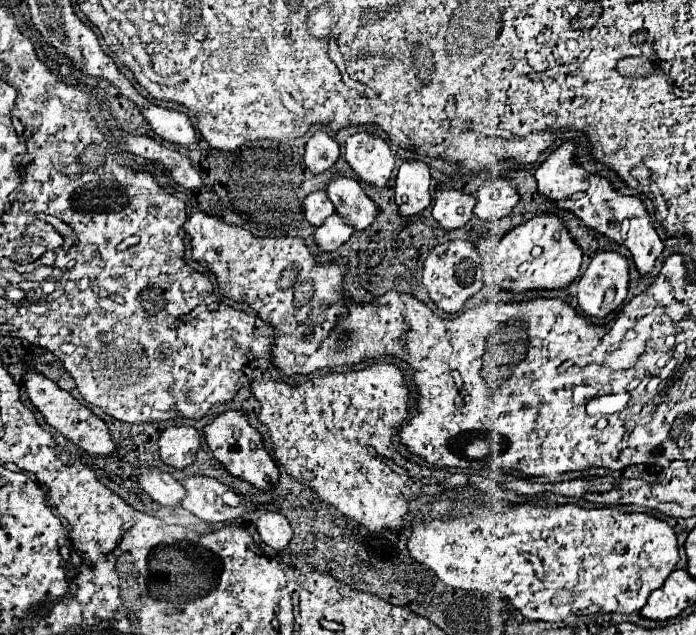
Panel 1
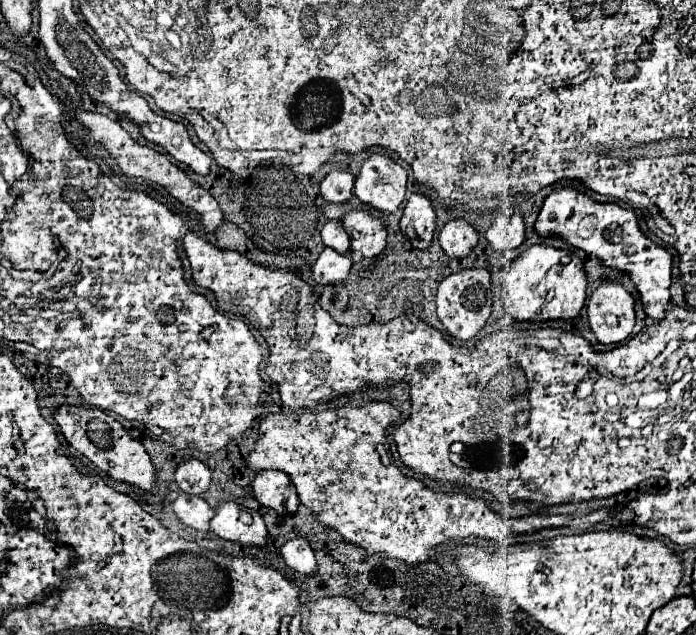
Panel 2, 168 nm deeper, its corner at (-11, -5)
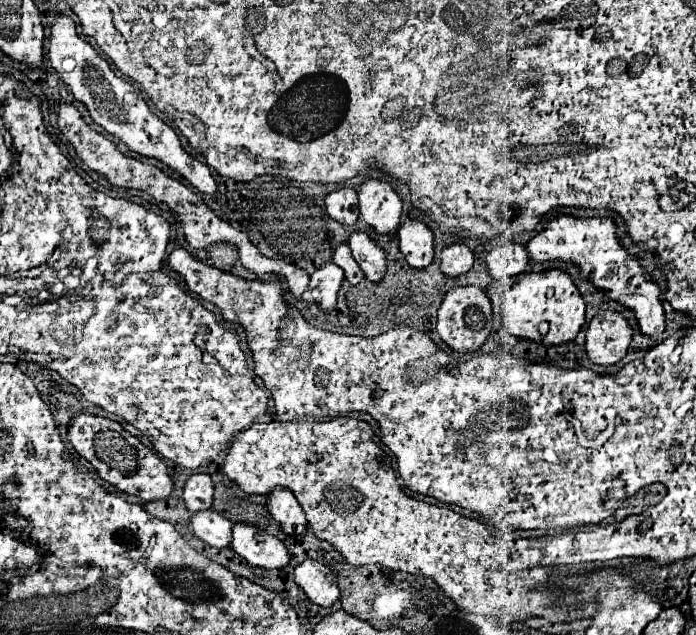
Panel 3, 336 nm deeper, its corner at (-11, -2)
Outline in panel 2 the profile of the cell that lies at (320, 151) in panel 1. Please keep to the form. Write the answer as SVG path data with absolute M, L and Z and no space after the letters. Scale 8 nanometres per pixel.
M331 170L321 182L321 196L331 204L345 204L353 196L353 174L347 170Z

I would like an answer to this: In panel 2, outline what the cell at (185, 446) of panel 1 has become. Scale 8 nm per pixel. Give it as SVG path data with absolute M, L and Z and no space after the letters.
M191 458L191 460L185 460L183 464L179 464L175 480L177 480L181 492L191 494L191 496L201 496L209 490L211 470L203 462Z

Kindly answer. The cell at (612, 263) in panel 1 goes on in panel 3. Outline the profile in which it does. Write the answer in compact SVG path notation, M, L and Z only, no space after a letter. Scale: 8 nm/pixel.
M603 311L597 313L587 329L587 355L593 363L613 365L621 361L629 349L633 329L623 313Z

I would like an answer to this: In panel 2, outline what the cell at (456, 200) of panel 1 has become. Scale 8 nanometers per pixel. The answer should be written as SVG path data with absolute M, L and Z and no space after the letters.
M451 220L439 234L443 252L449 258L465 258L477 246L477 232L465 220Z

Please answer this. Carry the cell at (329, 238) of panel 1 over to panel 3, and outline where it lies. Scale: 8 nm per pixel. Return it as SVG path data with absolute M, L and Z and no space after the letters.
M327 261L323 267L319 267L309 281L307 291L303 293L303 301L307 303L319 303L325 311L331 311L335 307L337 291L341 281L345 279L345 271L335 265L333 261Z

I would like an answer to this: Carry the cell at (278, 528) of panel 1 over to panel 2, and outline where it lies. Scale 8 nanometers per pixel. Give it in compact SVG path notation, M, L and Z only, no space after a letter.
M293 538L293 540L285 542L285 546L281 548L281 556L289 568L297 570L303 576L317 574L317 562L315 562L313 550L309 548L305 538Z

